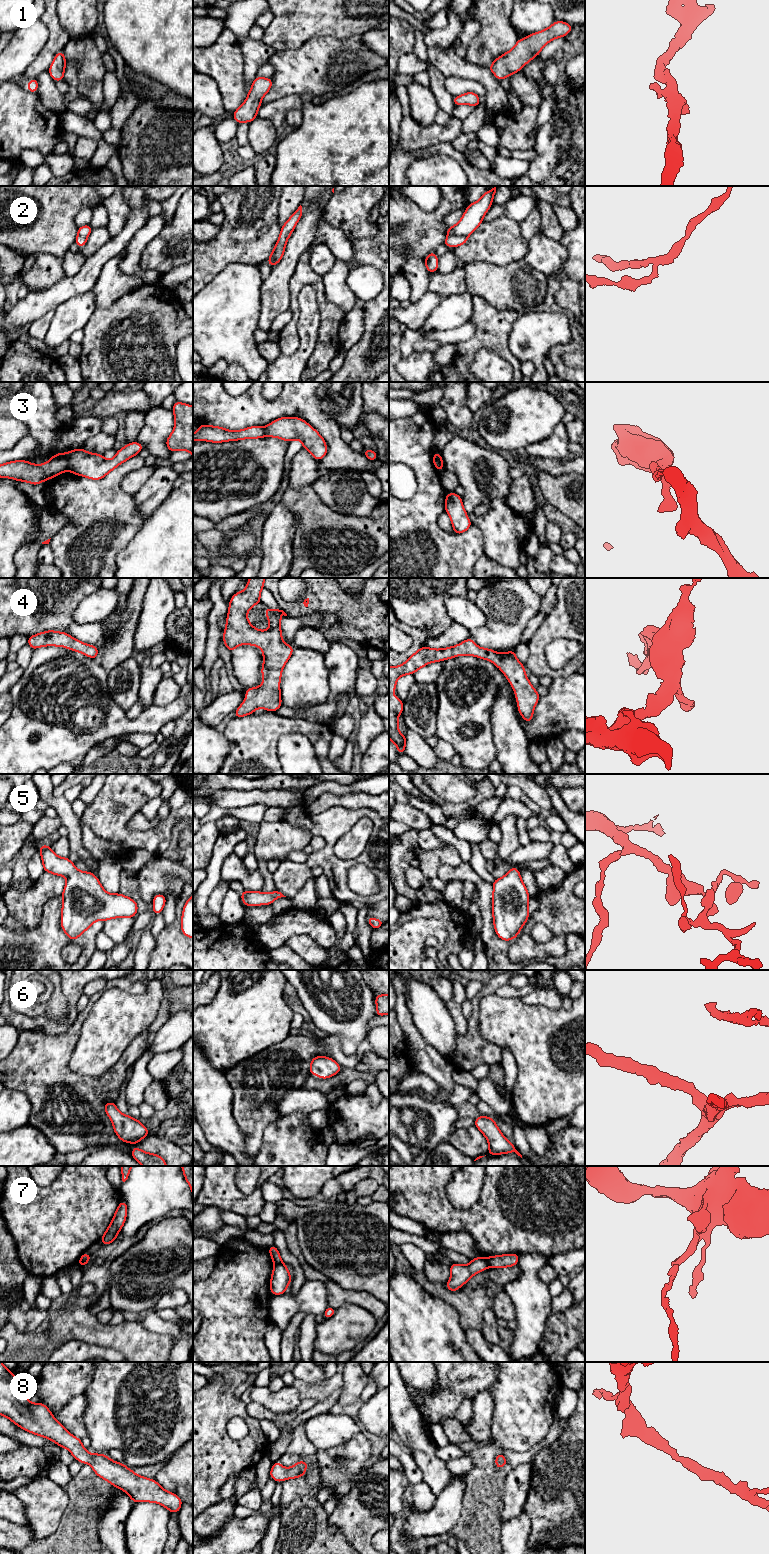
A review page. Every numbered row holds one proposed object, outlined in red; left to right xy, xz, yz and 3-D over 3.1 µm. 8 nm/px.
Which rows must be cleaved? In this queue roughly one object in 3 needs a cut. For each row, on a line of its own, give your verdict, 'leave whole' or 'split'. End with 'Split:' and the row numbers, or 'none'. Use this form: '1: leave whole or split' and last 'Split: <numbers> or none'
1: leave whole
2: split
3: split
4: leave whole
5: leave whole
6: leave whole
7: split
8: leave whole
Split: 2, 3, 7

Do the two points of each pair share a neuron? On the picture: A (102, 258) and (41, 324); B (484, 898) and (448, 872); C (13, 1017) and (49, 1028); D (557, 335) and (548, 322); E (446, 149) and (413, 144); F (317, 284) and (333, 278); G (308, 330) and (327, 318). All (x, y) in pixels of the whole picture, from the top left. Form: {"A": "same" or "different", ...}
{"A": "different", "B": "same", "C": "same", "D": "same", "E": "different", "F": "different", "G": "different"}

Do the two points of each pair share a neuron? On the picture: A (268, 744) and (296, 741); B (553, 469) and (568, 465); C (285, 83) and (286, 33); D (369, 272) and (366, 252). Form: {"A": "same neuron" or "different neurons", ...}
{"A": "different neurons", "B": "same neuron", "C": "different neurons", "D": "different neurons"}

